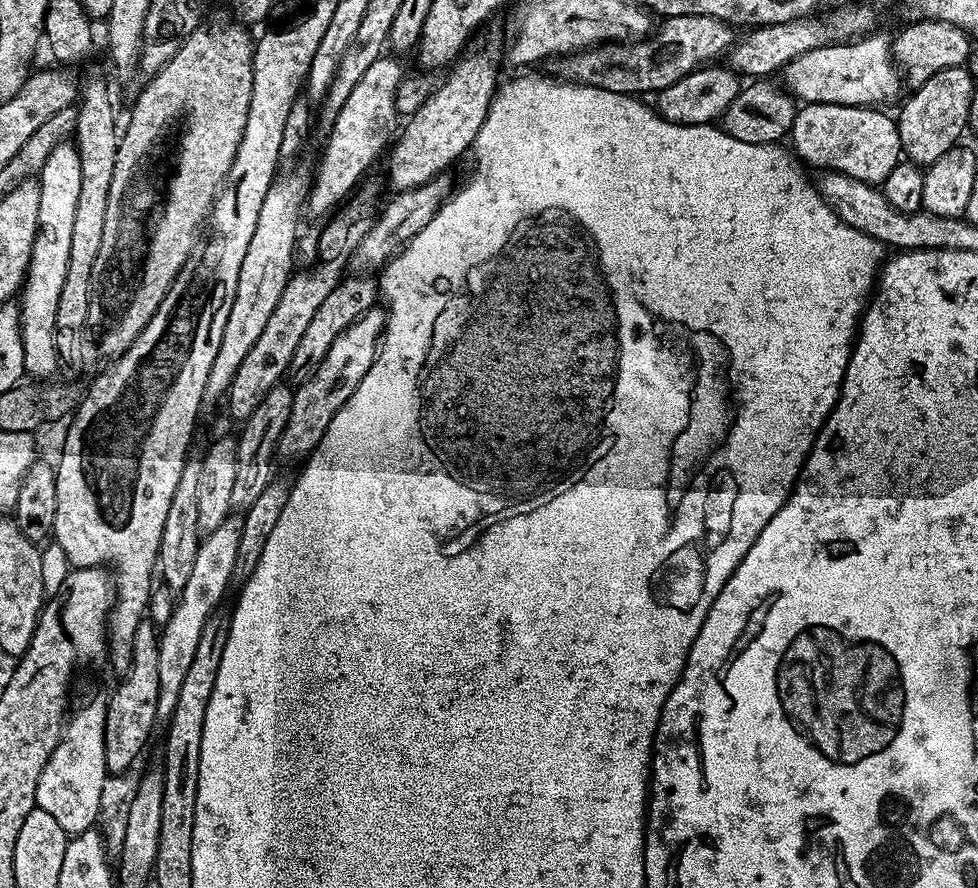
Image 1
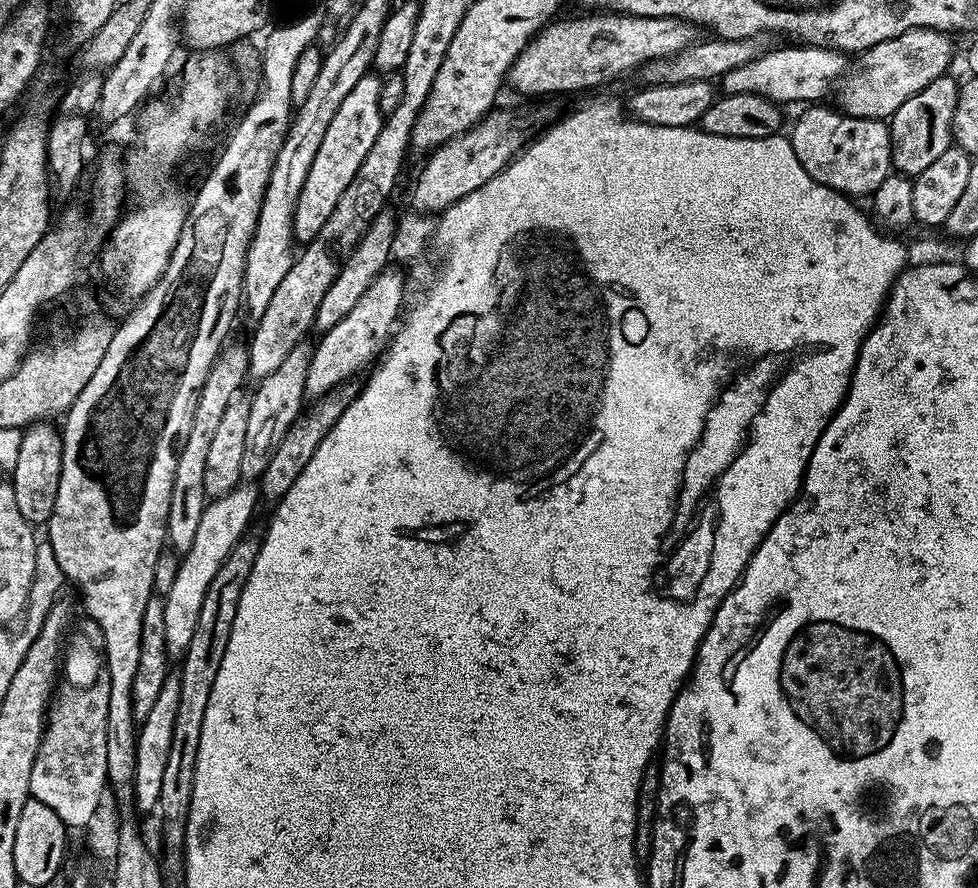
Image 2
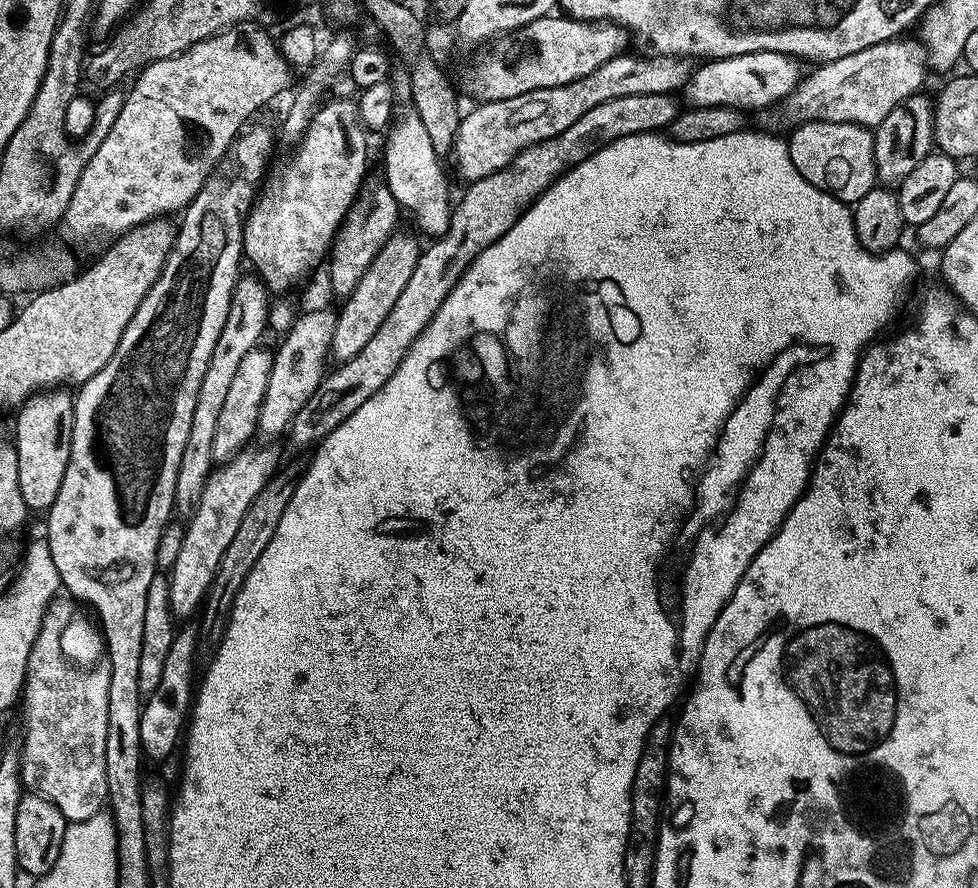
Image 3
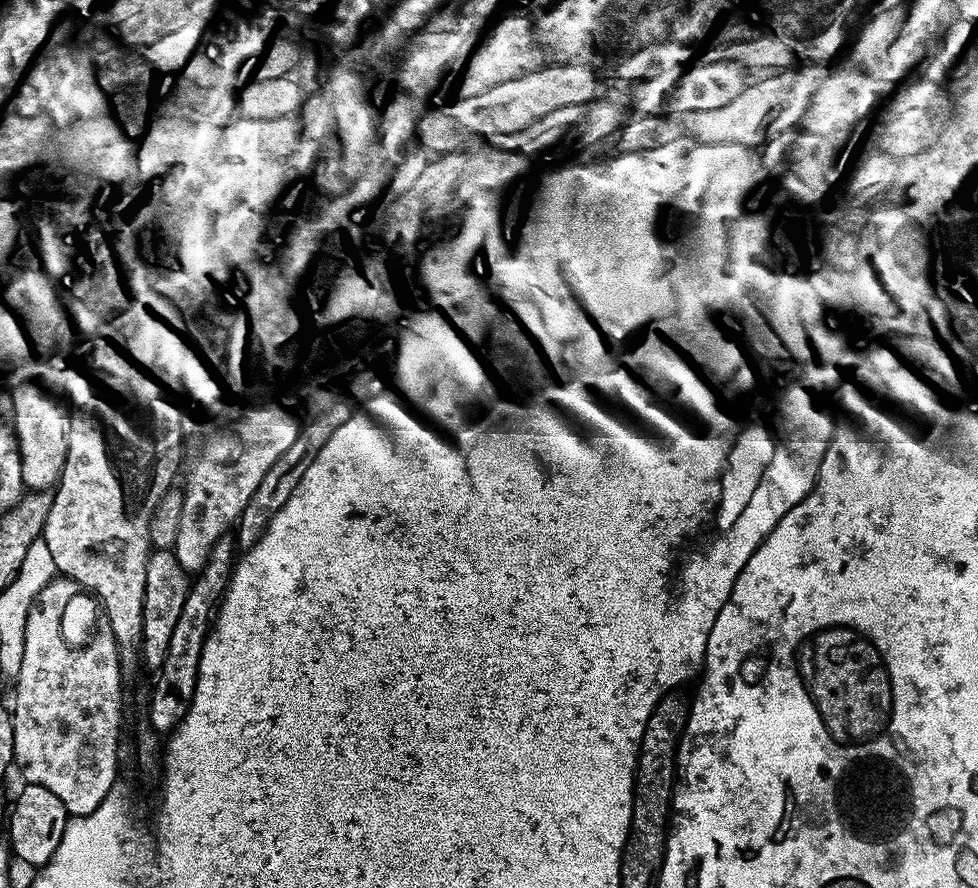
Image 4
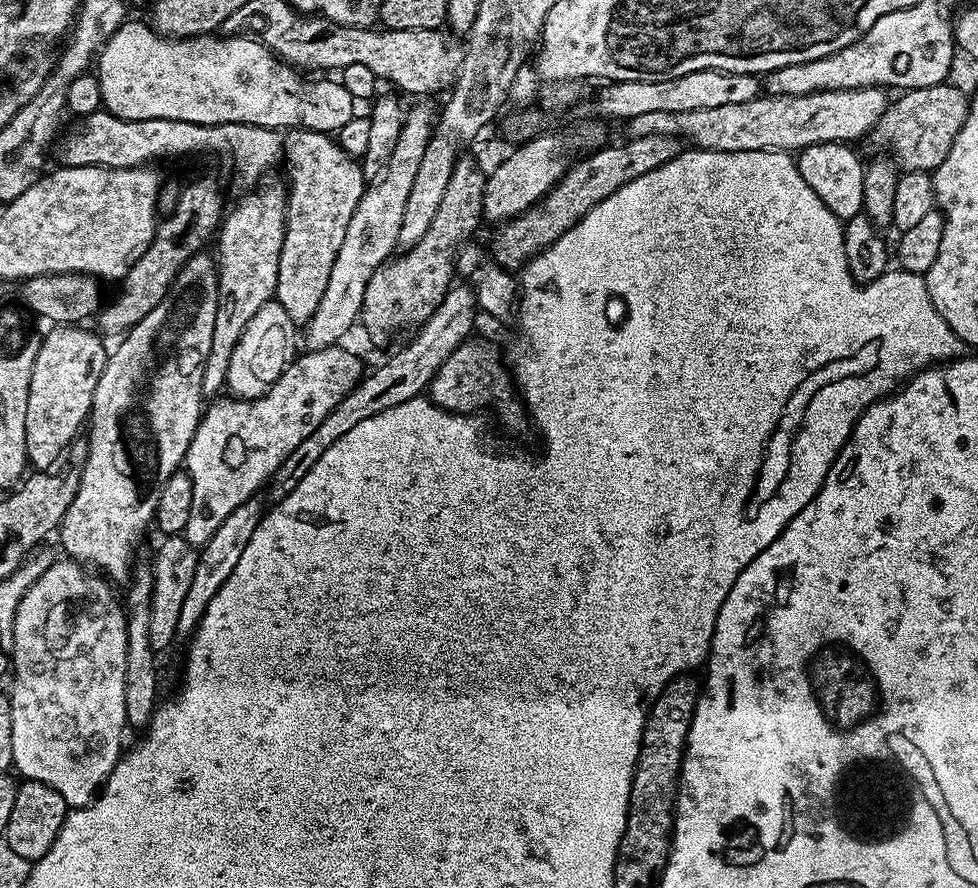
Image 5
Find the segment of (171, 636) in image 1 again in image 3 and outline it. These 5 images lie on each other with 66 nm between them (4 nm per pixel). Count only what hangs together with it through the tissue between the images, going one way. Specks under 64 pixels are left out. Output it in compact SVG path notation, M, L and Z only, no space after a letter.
M249 446L227 464L219 465L209 476L202 490L202 502L198 502L198 510L186 522L182 548L168 576L173 617L192 618L197 615L218 570L218 562L222 562L222 554L226 554L226 546L230 546L246 510L250 510L250 502L258 498L258 490L262 490L262 486L266 486L266 482L277 472L274 449Z

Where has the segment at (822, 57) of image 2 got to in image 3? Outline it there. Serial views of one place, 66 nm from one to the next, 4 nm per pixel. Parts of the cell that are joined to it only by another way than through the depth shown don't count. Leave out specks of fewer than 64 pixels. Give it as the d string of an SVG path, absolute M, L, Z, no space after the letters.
M780 52L738 54L730 58L712 60L697 67L684 83L682 96L693 109L708 107L768 108L771 104L787 101L788 95L802 83L799 59L783 56Z

